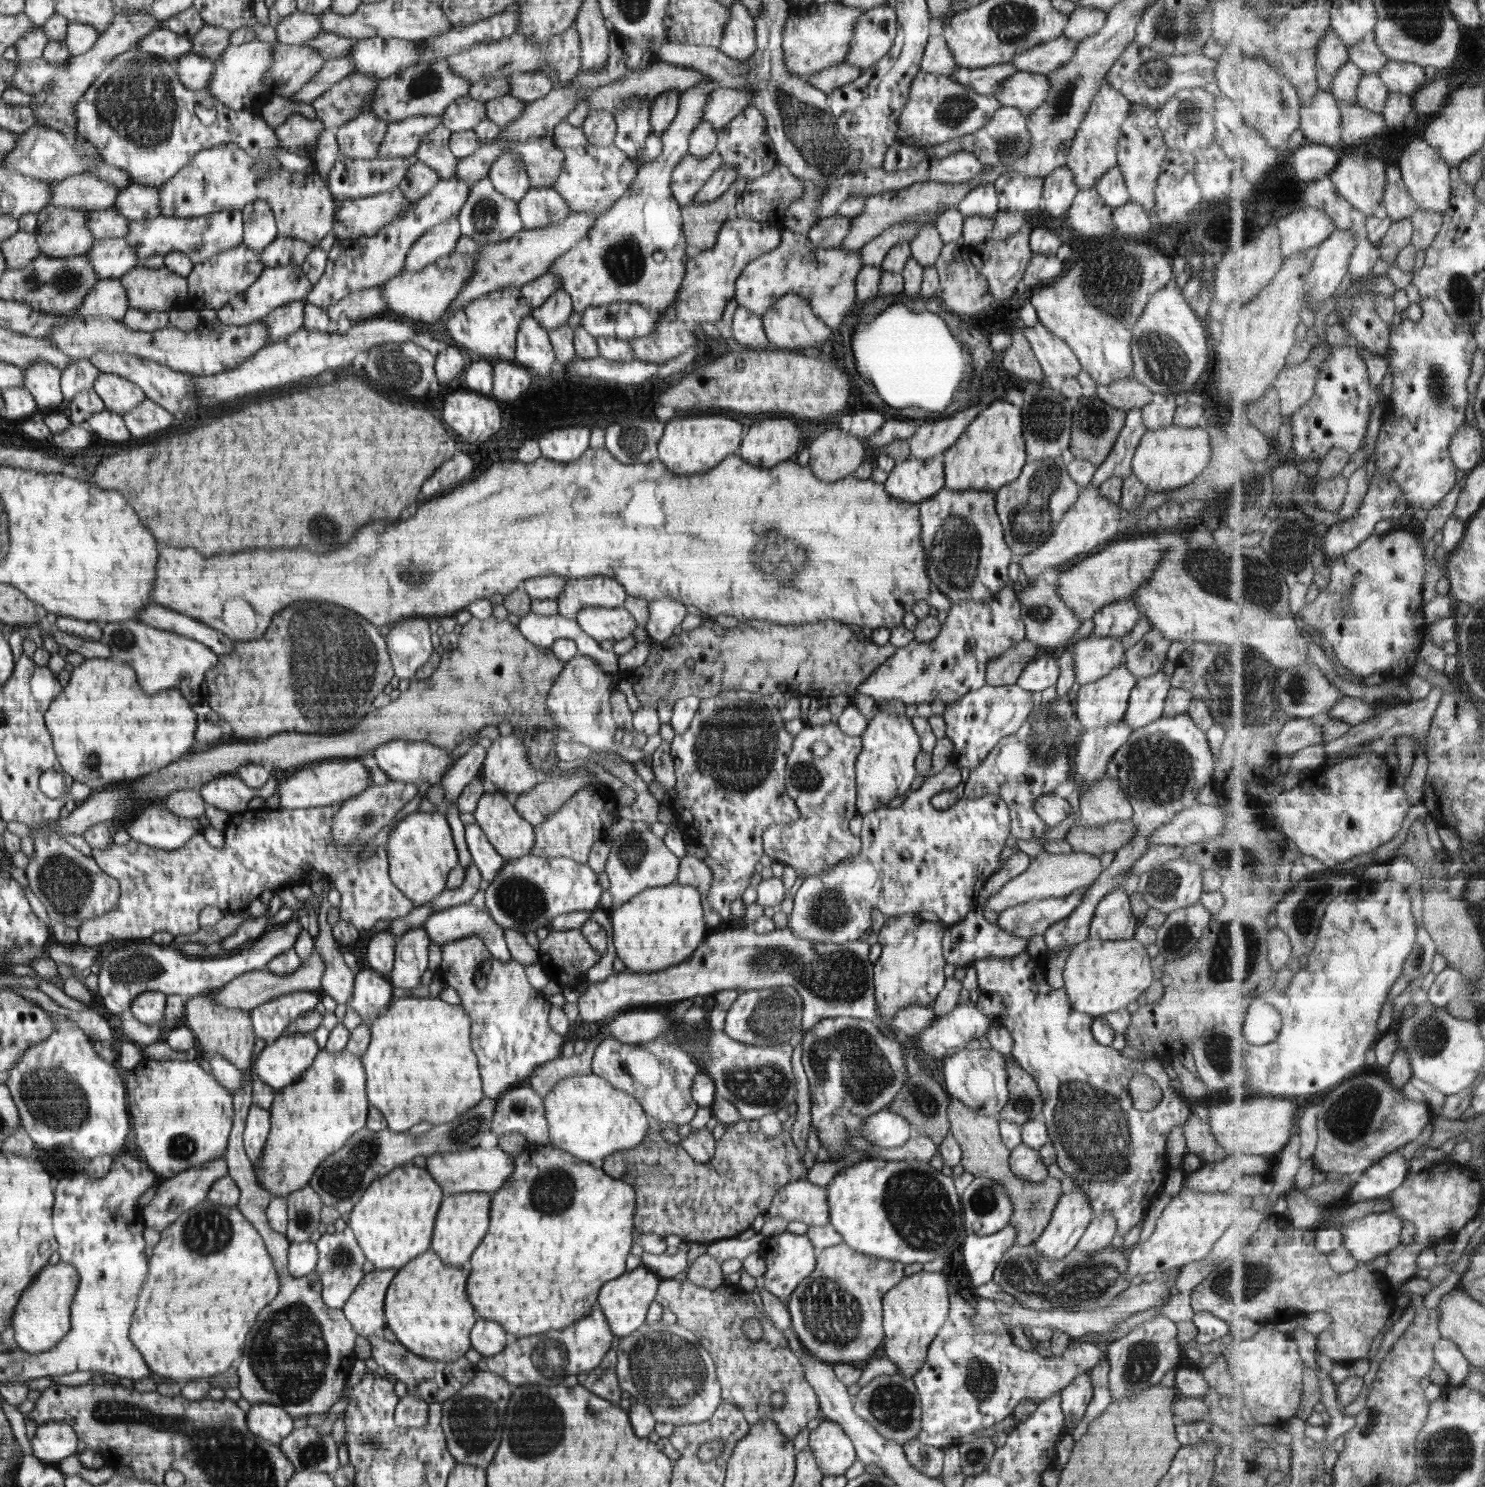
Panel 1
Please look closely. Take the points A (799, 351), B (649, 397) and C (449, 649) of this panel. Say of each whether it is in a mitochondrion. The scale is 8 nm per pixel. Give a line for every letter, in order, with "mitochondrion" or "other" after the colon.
A: other
B: other
C: other

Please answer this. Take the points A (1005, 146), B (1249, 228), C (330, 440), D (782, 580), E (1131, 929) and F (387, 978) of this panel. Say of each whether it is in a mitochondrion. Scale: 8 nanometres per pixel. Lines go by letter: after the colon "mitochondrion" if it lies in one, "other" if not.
A: mitochondrion
B: other
C: other
D: mitochondrion
E: other
F: other

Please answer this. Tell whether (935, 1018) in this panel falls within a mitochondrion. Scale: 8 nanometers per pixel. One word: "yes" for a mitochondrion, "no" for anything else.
no

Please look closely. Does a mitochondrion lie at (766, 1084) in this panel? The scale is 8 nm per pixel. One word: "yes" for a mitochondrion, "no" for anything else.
yes

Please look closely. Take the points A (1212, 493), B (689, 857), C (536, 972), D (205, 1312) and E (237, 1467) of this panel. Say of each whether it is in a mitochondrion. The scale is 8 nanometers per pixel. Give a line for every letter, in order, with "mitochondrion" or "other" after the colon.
A: other
B: other
C: other
D: other
E: mitochondrion

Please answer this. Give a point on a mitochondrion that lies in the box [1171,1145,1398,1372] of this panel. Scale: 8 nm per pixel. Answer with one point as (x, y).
(1243, 1283)

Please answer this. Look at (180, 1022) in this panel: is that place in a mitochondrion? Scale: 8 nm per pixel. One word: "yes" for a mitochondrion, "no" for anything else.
no

